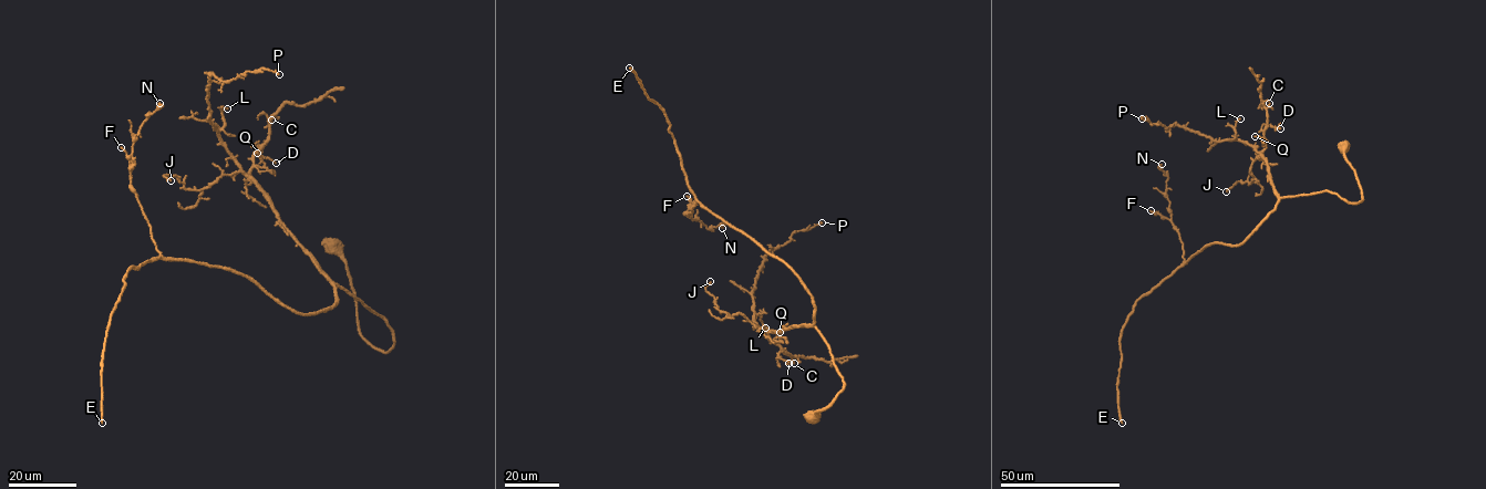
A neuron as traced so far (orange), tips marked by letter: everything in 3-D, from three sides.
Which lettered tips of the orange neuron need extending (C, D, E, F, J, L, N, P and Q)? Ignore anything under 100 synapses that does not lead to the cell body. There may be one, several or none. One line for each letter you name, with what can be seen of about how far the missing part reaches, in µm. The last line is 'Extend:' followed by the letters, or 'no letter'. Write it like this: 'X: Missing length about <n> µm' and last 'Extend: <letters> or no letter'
E: Missing length about 140 µm
Extend: E

